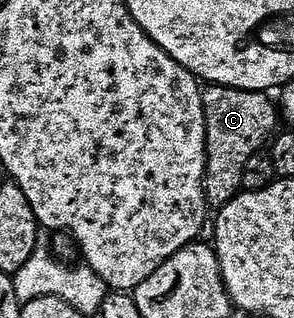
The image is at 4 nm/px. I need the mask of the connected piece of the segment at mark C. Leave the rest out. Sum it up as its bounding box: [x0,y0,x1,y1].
[202,84,278,180]

